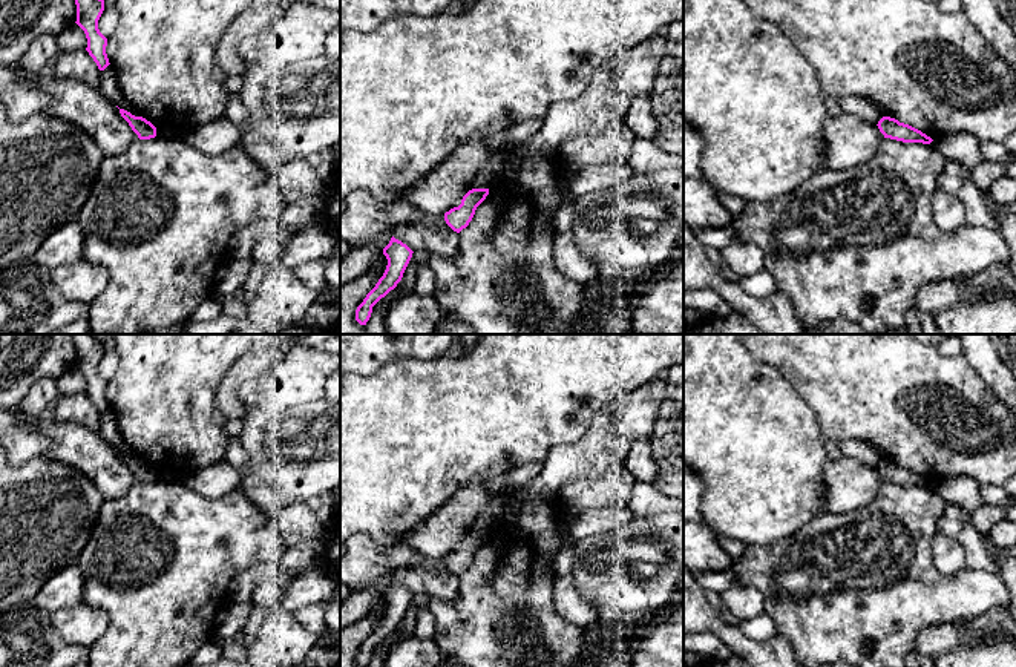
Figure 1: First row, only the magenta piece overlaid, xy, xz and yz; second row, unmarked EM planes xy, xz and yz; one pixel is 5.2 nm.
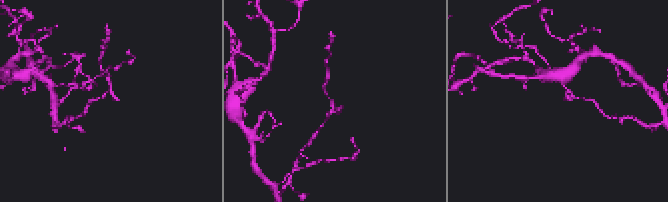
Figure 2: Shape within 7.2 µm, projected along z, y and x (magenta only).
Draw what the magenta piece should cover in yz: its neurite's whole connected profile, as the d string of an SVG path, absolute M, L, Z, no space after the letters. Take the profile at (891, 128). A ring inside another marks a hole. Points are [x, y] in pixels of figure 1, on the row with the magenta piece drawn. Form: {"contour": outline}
{"contour": "M883 117L877 126L880 132L884 135L884 138L890 138L903 143L923 143L923 144L930 144L933 141L921 130L909 124L900 123L898 120L890 117Z"}

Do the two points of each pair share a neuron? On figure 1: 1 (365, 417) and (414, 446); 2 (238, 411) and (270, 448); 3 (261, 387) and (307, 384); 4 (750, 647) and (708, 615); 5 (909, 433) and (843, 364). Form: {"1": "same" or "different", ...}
{"1": "same", "2": "different", "3": "same", "4": "same", "5": "same"}

